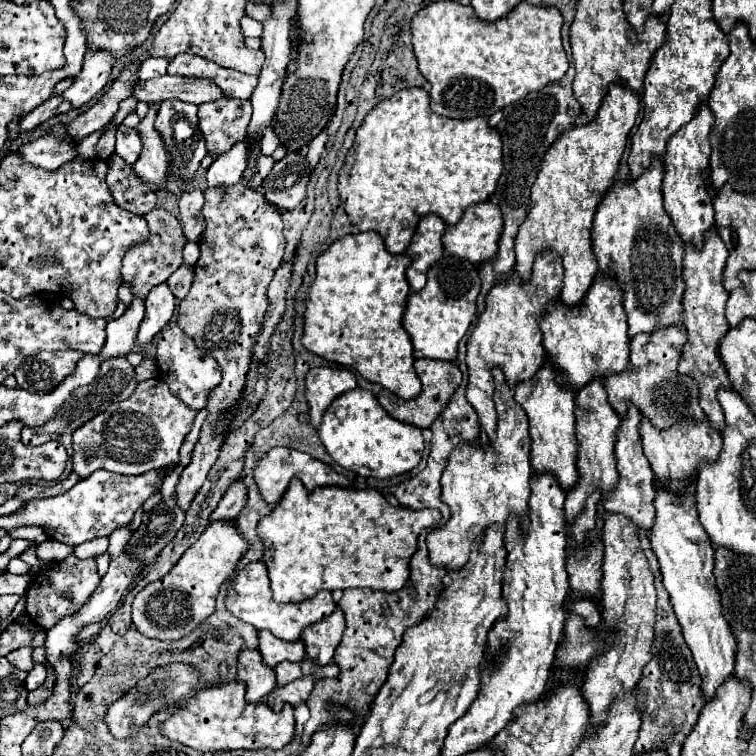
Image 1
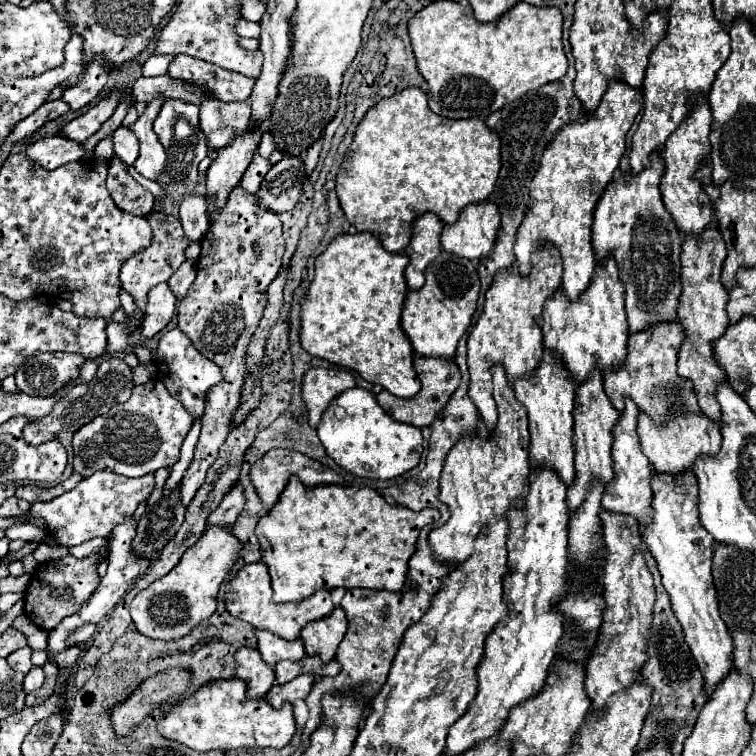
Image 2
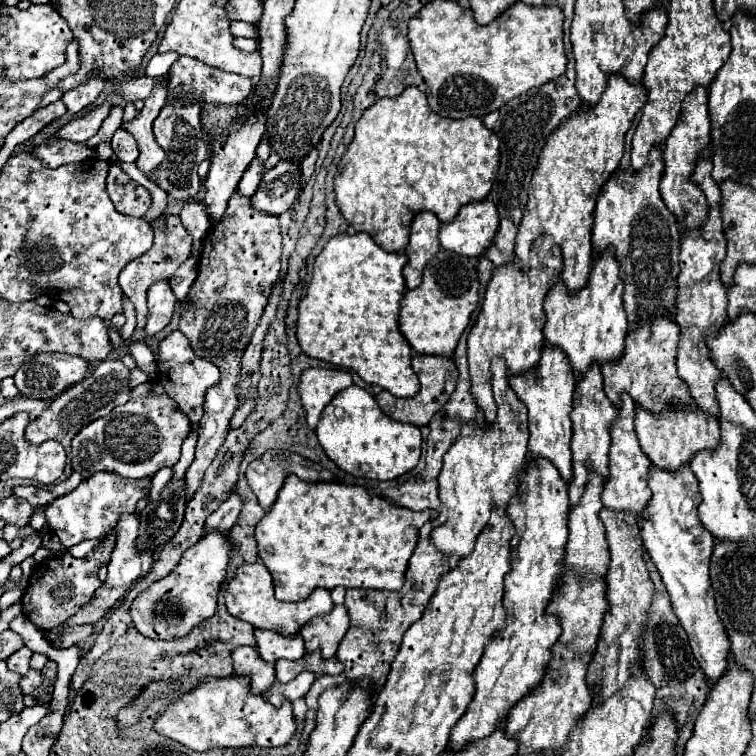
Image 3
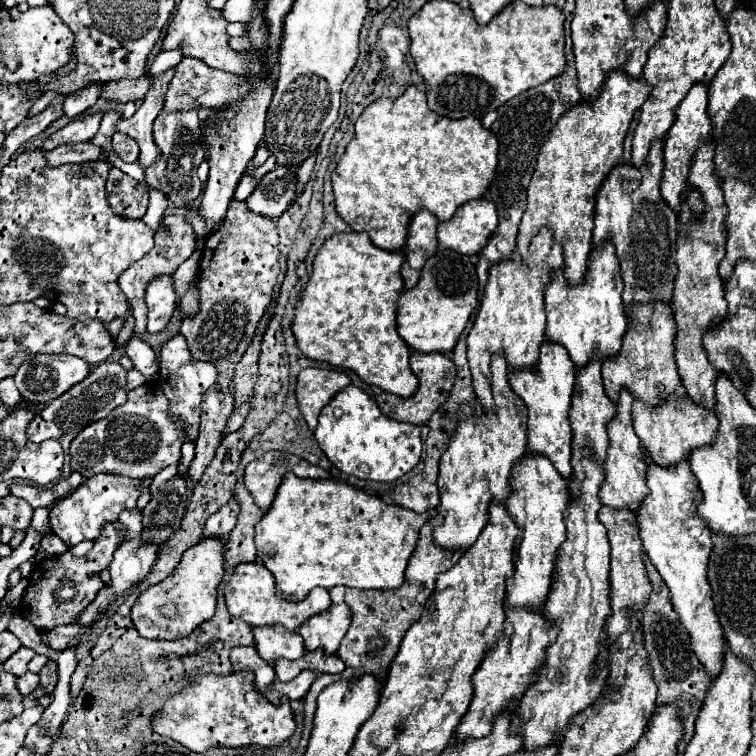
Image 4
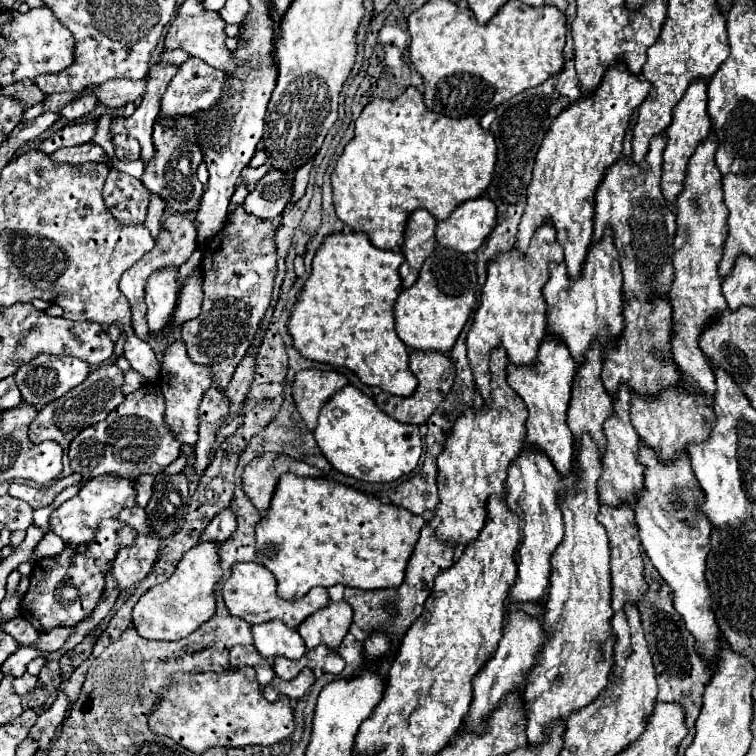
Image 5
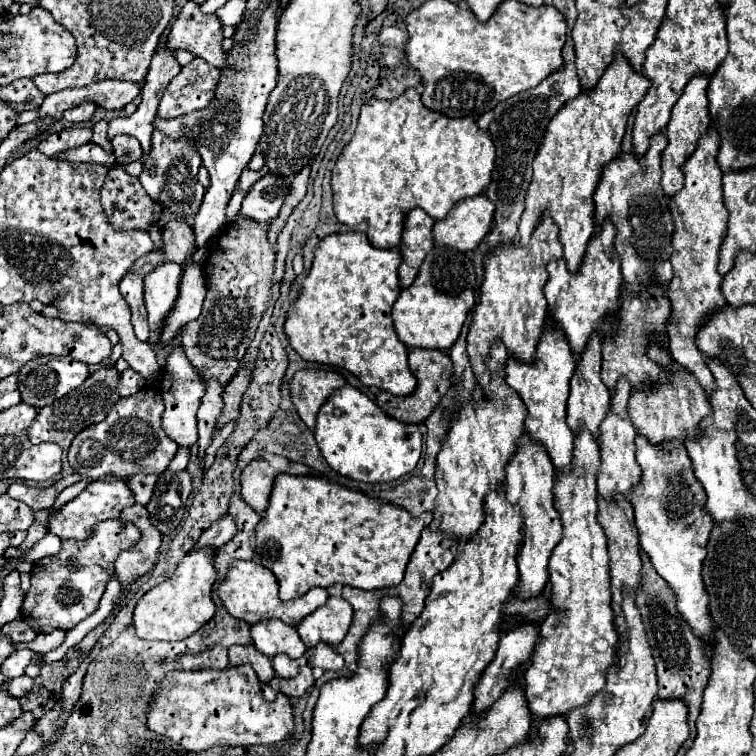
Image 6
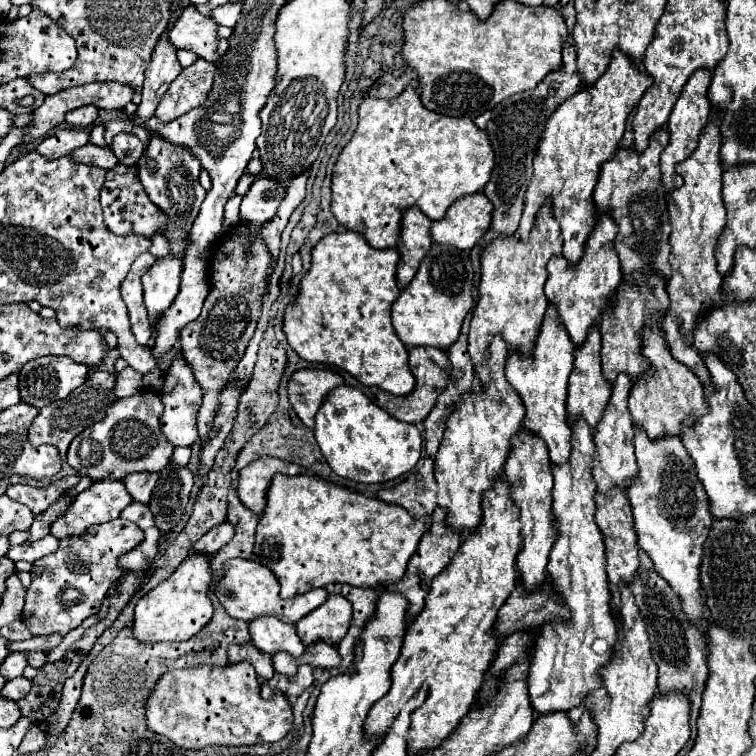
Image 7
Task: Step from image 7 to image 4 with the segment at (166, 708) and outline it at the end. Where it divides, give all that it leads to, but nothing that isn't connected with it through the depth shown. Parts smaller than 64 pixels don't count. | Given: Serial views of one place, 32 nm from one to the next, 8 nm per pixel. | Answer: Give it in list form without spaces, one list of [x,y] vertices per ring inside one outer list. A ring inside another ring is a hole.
[[[232,672],[228,676],[198,676],[176,696],[170,696],[164,708],[154,716],[152,728],[168,736],[192,752],[206,752],[214,746],[280,746],[294,734],[294,712],[290,700],[280,706],[270,704],[260,692],[254,690],[252,672]]]

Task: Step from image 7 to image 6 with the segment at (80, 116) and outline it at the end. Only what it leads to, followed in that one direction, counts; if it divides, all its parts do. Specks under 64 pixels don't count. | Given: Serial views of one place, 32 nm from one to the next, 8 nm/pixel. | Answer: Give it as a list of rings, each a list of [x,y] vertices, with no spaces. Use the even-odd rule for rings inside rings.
[[[84,100],[84,104],[78,104],[76,108],[68,108],[68,112],[64,112],[64,120],[74,122],[74,124],[86,122],[92,118],[94,110],[96,110],[96,104],[92,104],[90,100]]]

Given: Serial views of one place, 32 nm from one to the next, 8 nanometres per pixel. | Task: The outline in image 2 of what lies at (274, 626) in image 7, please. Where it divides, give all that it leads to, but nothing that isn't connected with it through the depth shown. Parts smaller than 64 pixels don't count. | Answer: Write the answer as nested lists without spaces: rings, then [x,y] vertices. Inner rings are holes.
[[[256,630],[258,636],[258,650],[262,654],[262,660],[268,666],[276,666],[280,660],[292,660],[298,662],[304,658],[304,644],[300,638],[296,640],[282,640],[274,636],[268,630]]]

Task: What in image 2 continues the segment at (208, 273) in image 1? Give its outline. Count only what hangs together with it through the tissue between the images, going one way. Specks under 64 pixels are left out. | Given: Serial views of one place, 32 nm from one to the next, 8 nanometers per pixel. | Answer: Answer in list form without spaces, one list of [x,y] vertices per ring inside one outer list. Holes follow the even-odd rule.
[[[238,186],[232,188],[224,208],[216,210],[216,196],[206,196],[206,204],[208,232],[200,242],[202,252],[196,262],[198,276],[178,306],[178,328],[192,340],[198,352],[210,360],[216,360],[224,380],[222,384],[210,388],[206,396],[200,440],[196,444],[192,464],[180,482],[180,502],[184,506],[192,502],[196,490],[204,484],[204,476],[228,436],[232,416],[240,404],[240,390],[244,386],[248,344],[260,324],[262,312],[268,304],[268,284],[282,268],[284,254],[280,216],[276,212],[268,212],[268,208],[260,208],[256,194],[250,194]]]

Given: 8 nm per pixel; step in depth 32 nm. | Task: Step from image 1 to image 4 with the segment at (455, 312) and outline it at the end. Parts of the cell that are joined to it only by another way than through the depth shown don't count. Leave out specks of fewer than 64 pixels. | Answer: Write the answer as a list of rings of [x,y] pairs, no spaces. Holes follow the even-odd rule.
[[[438,248],[438,252],[424,264],[420,284],[412,290],[404,290],[398,300],[398,334],[414,352],[448,354],[454,350],[476,306],[476,264],[472,262],[472,258],[462,256],[454,250]]]

